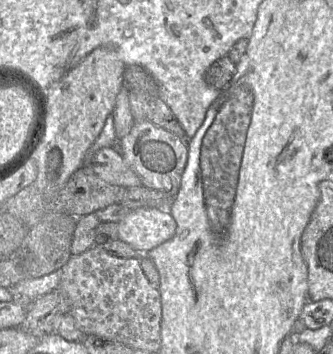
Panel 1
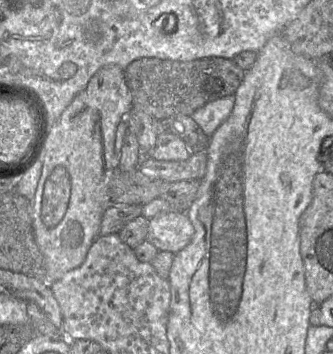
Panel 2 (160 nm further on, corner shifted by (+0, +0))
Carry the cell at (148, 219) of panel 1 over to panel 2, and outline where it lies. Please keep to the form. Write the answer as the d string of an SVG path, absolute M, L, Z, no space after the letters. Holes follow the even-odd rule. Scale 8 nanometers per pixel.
M167 212L149 219L146 241L159 251L177 253L193 238L195 229L187 214Z

